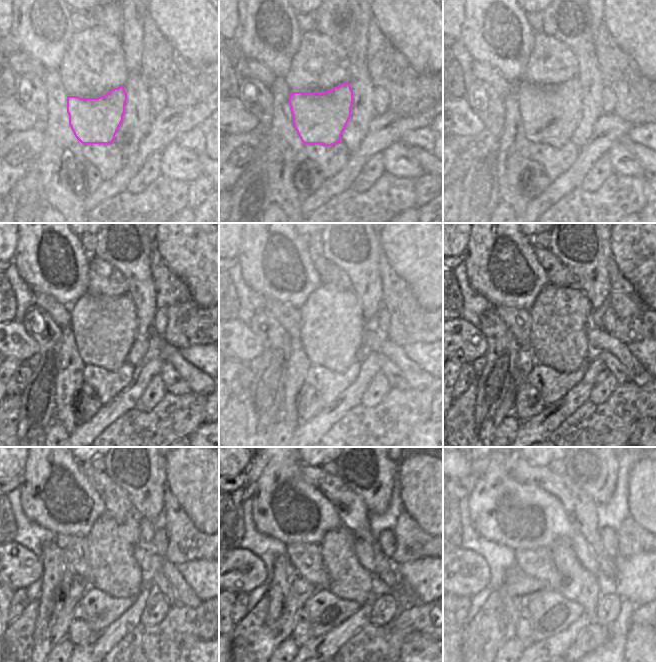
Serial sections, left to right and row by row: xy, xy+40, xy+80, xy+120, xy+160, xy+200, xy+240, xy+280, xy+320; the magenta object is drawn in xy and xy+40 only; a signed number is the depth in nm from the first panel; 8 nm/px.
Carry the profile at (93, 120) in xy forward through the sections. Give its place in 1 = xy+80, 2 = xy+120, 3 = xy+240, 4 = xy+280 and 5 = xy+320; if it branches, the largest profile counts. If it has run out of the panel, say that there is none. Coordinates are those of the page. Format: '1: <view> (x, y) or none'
1: xy+80 (550, 116)
2: xy+120 (104, 327)
3: xy+240 (114, 570)
4: xy+280 (348, 580)
5: xy+320 (583, 588)

